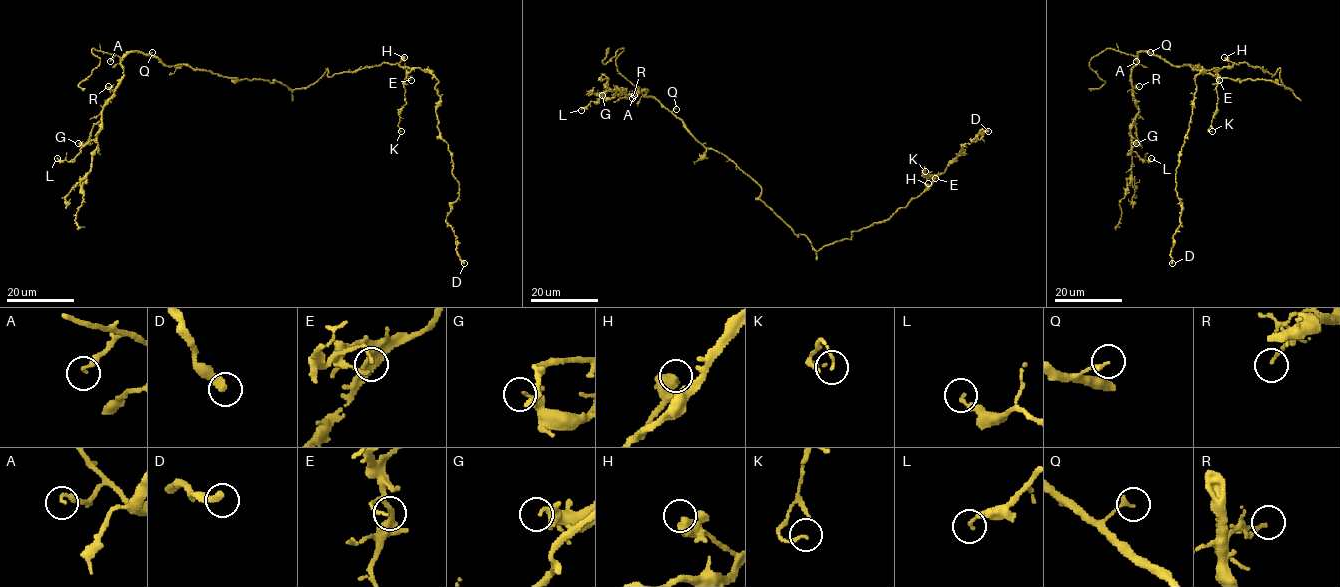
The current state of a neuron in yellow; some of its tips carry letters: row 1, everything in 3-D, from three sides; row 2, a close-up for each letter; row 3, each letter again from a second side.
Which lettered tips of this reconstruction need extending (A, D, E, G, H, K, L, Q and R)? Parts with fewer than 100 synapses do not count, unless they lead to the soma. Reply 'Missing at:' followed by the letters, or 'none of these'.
Missing at: none of these

